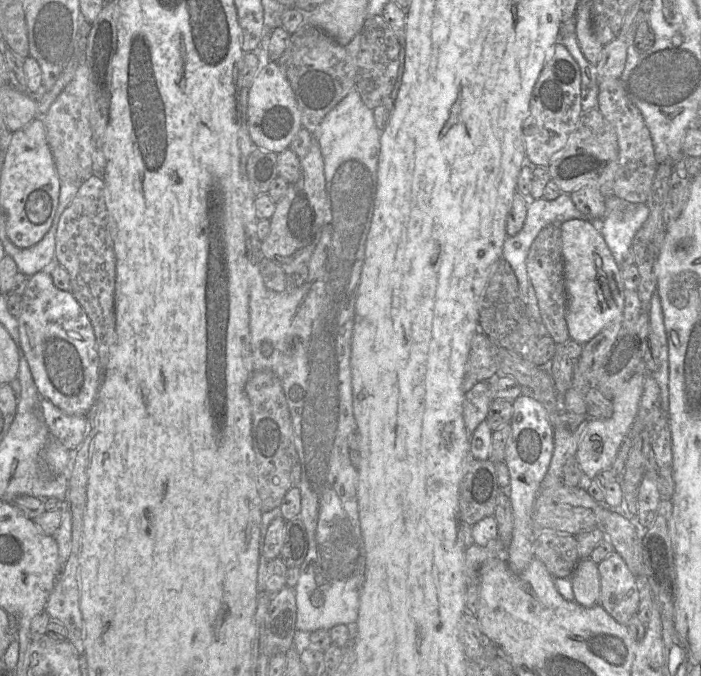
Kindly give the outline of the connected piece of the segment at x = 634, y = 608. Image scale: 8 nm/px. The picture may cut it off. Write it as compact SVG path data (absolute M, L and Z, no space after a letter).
M616 552L608 555L597 566L600 576L600 605L617 622L627 625L629 619L637 614L640 601L640 591L635 576Z

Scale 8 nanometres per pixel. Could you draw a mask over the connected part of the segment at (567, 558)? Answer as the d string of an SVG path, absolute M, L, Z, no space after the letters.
M556 531L538 532L533 553L554 578L570 578L580 560L576 536Z

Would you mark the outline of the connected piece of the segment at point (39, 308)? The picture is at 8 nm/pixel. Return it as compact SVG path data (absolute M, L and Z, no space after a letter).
M42 270L28 277L28 282L24 293L21 295L21 307L20 312L18 314L17 321L19 327L19 337L21 346L24 351L25 358L29 364L29 368L31 370L32 377L37 386L38 392L42 399L48 399L55 406L66 412L70 415L86 415L90 410L91 406L95 403L97 398L98 390L100 387L100 362L97 350L97 342L94 334L93 326L81 307L78 301L74 298L70 291L65 291L58 289L52 281L52 278L47 270Z

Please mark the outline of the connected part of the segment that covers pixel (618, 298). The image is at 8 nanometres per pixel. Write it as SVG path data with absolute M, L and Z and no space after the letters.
M572 219L560 225L561 253L563 260L564 285L567 295L566 322L571 340L584 345L602 329L622 318L624 308L624 286L620 268L597 228L602 220Z

